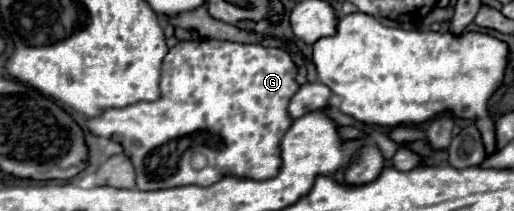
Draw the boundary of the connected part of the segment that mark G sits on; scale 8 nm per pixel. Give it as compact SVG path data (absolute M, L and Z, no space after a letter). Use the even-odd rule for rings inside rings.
M208 38L180 40L162 64L162 98L120 110L106 110L102 116L88 120L88 128L96 136L106 136L122 144L126 156L132 160L140 190L164 190L188 184L208 186L222 180L228 170L236 170L236 176L266 180L268 176L276 176L276 168L280 168L280 136L292 126L288 102L300 88L296 74L298 66L284 48ZM196 154L204 156L204 168L194 168Z

